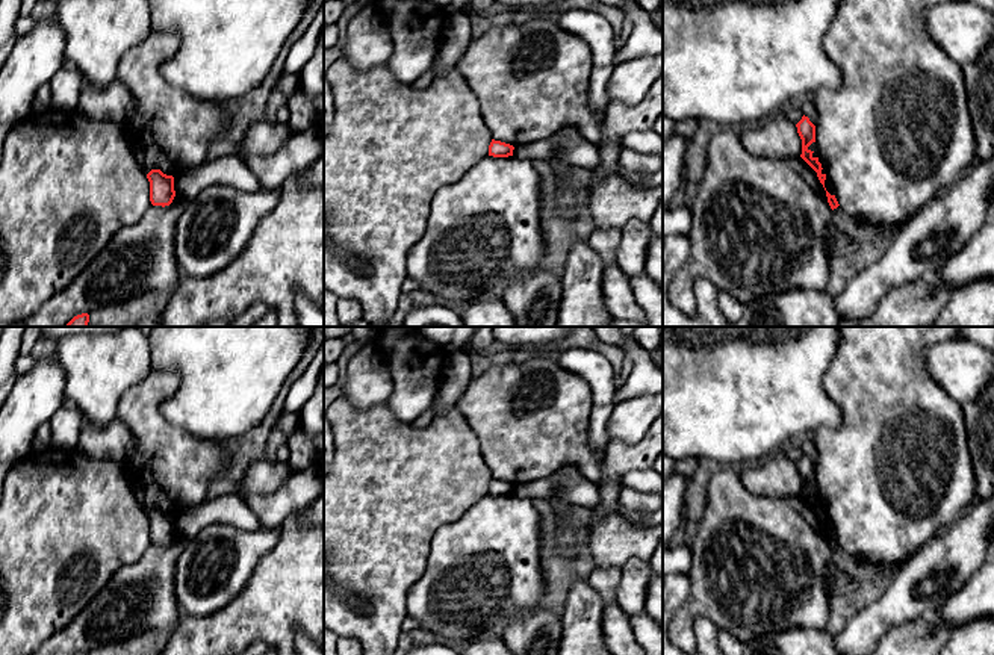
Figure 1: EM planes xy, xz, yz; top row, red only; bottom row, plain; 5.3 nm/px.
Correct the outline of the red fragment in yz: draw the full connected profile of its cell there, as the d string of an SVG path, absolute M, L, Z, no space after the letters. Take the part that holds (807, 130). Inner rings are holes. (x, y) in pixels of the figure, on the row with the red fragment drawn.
M802 116L802 120L796 124L797 133L802 139L802 154L800 157L817 172L820 183L825 188L826 174L822 172L822 163L818 157L814 157L808 147L815 142L815 126L809 121L808 116Z

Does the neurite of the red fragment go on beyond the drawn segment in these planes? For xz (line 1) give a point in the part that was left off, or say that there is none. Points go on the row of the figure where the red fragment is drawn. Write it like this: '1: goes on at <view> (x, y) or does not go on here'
1: does not go on here

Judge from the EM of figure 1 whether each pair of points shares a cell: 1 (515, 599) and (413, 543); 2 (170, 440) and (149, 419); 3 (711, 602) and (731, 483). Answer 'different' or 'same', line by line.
1: different
2: same
3: same

